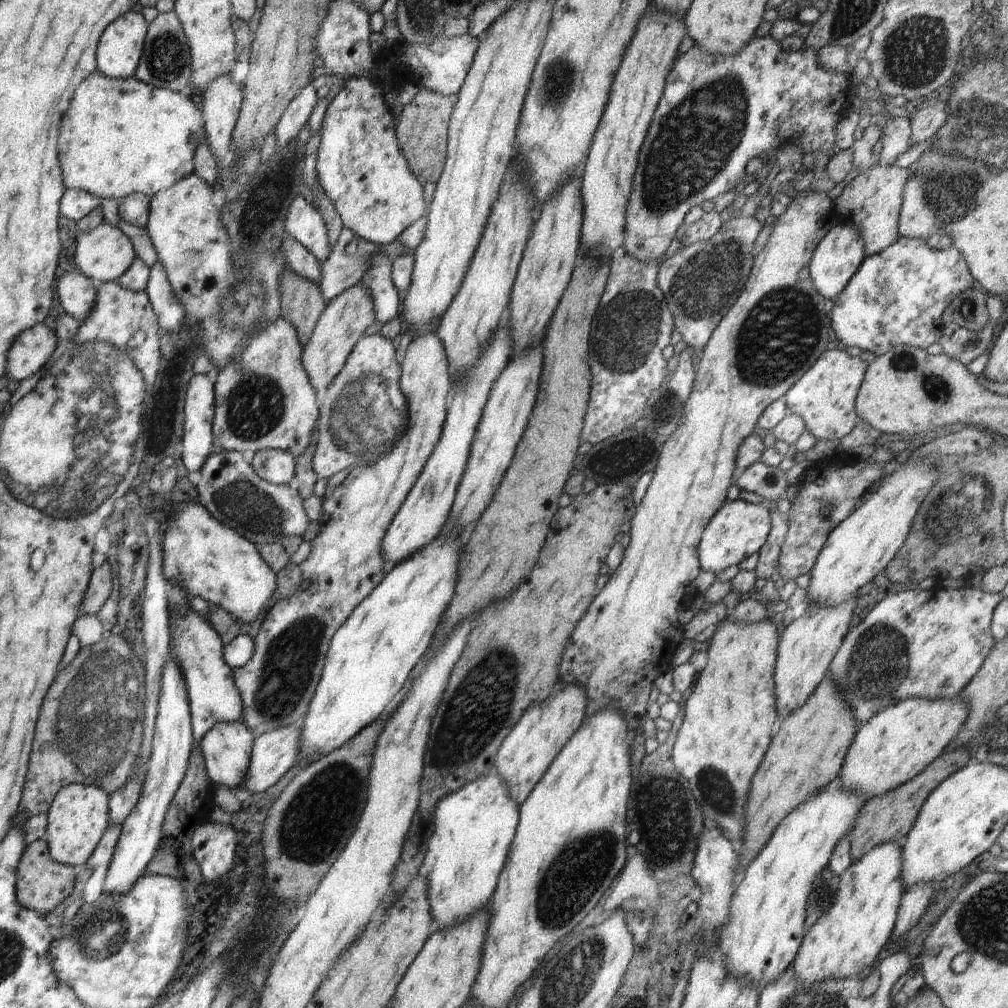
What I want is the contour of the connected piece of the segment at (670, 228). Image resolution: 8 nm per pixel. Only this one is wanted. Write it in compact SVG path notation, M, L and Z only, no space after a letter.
M752 37L750 42L737 55L720 56L706 54L702 49L694 45L688 52L683 54L680 59L671 68L670 74L666 77L663 95L658 102L656 110L653 114L652 122L650 123L646 138L640 149L638 156L638 166L636 166L636 176L633 178L632 192L630 193L626 218L625 218L625 239L621 252L626 252L630 256L641 260L642 262L656 261L660 258L670 242L676 236L676 230L683 224L684 216L693 206L712 200L719 194L727 193L733 195L734 187L743 178L746 168L746 163L751 158L760 157L763 152L767 154L770 150L774 150L786 141L796 139L804 154L812 154L816 156L819 152L834 156L832 146L834 146L836 136L836 125L841 115L846 114L849 110L850 99L856 95L857 86L853 85L851 75L849 74L834 74L833 71L824 69L817 63L817 52L812 49L804 49L795 53L786 53L779 47L779 42L770 37Z

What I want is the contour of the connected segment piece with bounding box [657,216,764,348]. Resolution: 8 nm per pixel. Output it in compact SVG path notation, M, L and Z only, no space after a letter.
M754 216L723 222L717 231L734 232L736 242L730 240L712 248L712 238L698 241L659 266L657 285L664 293L673 325L682 334L687 346L705 347L718 323L738 300L753 267L755 256L752 255L752 246L763 225L764 222L759 222Z

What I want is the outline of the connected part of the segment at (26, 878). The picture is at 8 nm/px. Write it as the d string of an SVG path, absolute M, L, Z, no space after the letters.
M40 839L27 844L17 866L16 900L19 906L22 905L43 916L49 914L66 897L70 896L74 888L76 873L77 868L52 860L48 843L45 840Z

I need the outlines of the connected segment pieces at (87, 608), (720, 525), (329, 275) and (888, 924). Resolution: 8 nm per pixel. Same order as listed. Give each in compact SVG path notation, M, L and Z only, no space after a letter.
M104 561L102 566L93 569L85 595L83 596L84 612L86 615L96 616L104 602L112 592L112 572L110 563Z
M744 500L725 502L704 529L698 547L699 565L704 571L722 572L728 566L736 566L767 543L771 518L766 503L755 504Z
M344 227L340 233L337 243L334 248L332 248L329 257L326 258L326 260L319 262L321 277L318 286L326 304L328 304L328 302L330 302L334 297L337 297L341 292L344 292L344 290L353 287L360 282L361 276L371 263L371 258L374 257L374 252L376 252L376 255L378 253L388 255L392 260L396 255L410 253L413 256L415 250L406 251L398 240L390 243L389 245L374 245L363 238L359 238L359 236L356 236L356 234L351 230Z
M899 842L879 844L839 876L833 902L805 933L793 960L795 981L800 989L826 979L857 977L876 962L880 950L891 939L904 892L901 847Z

